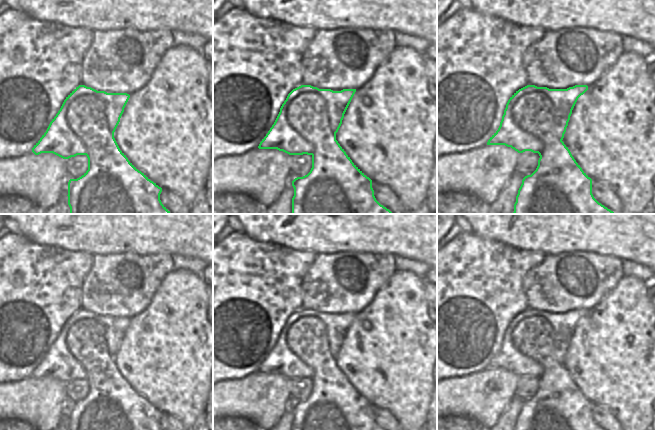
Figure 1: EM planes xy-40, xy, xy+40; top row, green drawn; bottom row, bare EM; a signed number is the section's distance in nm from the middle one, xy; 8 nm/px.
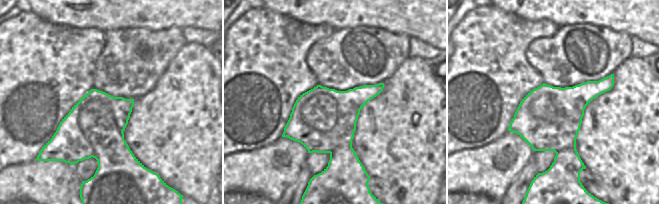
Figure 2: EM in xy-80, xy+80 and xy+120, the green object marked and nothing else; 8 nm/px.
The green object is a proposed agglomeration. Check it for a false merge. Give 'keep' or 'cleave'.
cleave

